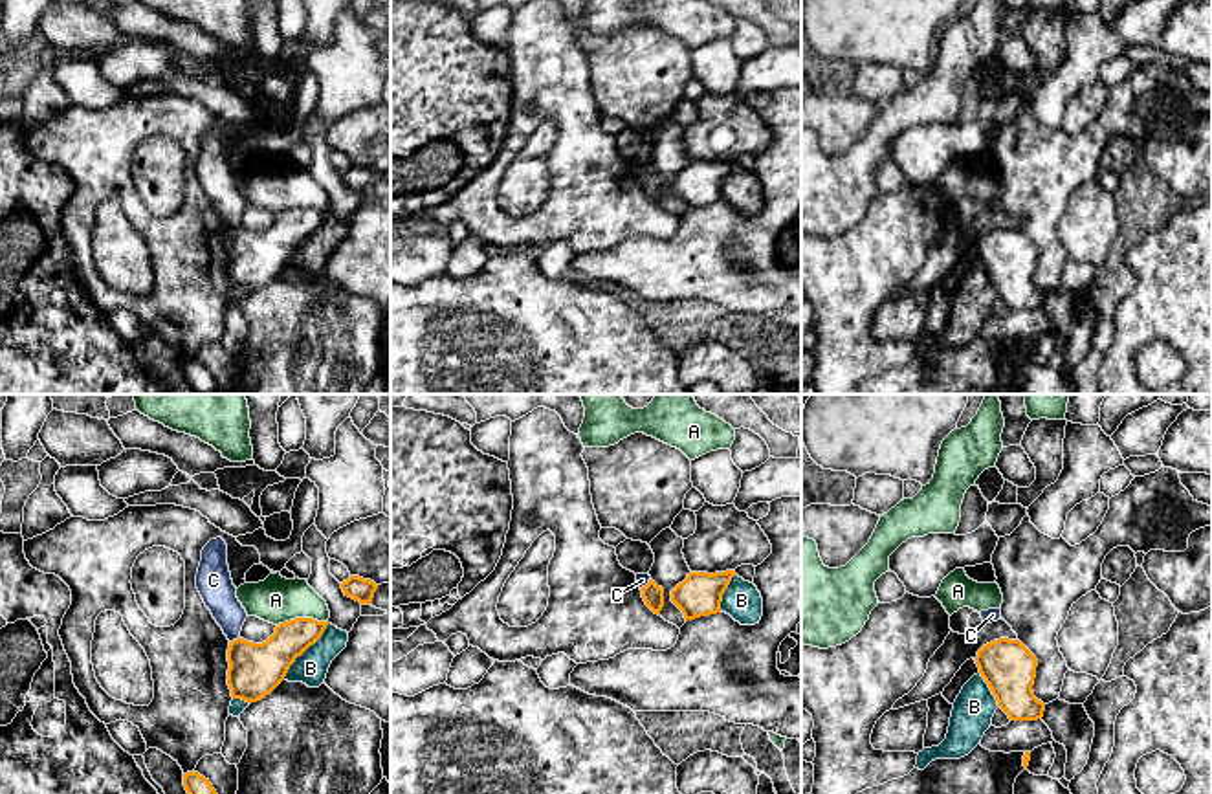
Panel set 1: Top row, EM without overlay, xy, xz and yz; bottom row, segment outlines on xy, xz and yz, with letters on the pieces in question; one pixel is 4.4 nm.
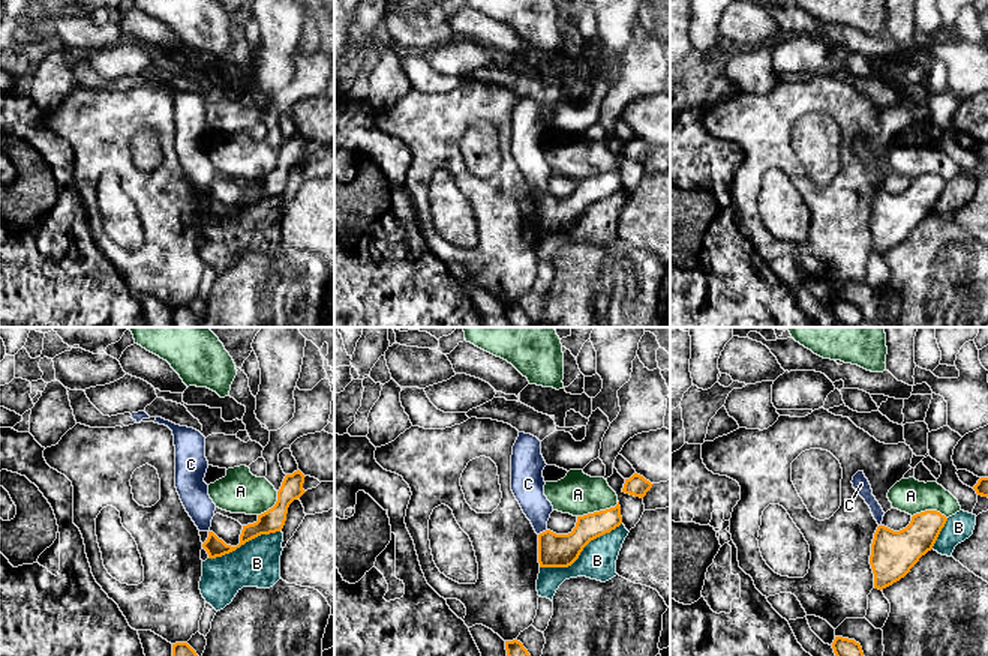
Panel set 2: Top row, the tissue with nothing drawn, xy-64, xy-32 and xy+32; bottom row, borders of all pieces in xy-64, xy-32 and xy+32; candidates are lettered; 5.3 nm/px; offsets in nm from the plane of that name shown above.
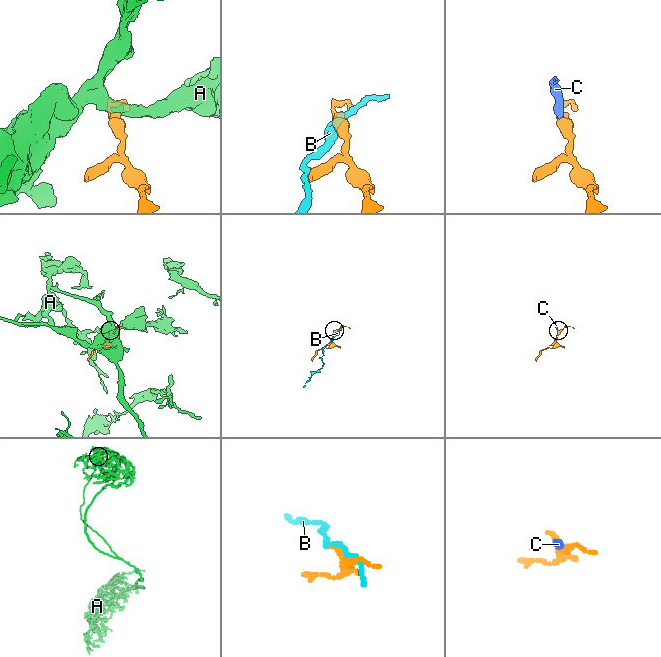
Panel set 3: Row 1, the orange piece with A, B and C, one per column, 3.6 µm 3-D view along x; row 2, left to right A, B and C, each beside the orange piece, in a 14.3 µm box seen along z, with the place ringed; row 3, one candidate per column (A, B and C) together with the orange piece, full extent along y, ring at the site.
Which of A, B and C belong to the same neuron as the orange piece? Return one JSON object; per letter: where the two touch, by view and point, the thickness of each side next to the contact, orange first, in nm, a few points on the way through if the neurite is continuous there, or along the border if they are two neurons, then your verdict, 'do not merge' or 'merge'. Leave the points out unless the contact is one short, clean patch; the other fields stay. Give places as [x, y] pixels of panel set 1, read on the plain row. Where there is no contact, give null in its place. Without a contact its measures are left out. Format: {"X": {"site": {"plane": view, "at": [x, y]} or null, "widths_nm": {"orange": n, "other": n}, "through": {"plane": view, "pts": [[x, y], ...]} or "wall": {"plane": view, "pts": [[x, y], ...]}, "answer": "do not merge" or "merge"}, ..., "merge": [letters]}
{"A": {"site": {"plane": "xy", "at": [301, 208]}, "widths_nm": {"orange": 190, "other": 200}, "wall": {"plane": "xy", "pts": [[327, 209], [290, 208], [277, 215]]}, "answer": "do not merge"}, "B": {"site": {"plane": "xy", "at": [303, 241]}, "widths_nm": {"orange": 240, "other": 150}, "answer": "do not merge"}, "C": {"site": {"plane": "xy", "at": [233, 230]}, "widths_nm": {"orange": 240, "other": 150}, "wall": {"plane": "xy", "pts": [[239, 226], [230, 231]]}, "answer": "do not merge"}, "merge": []}

